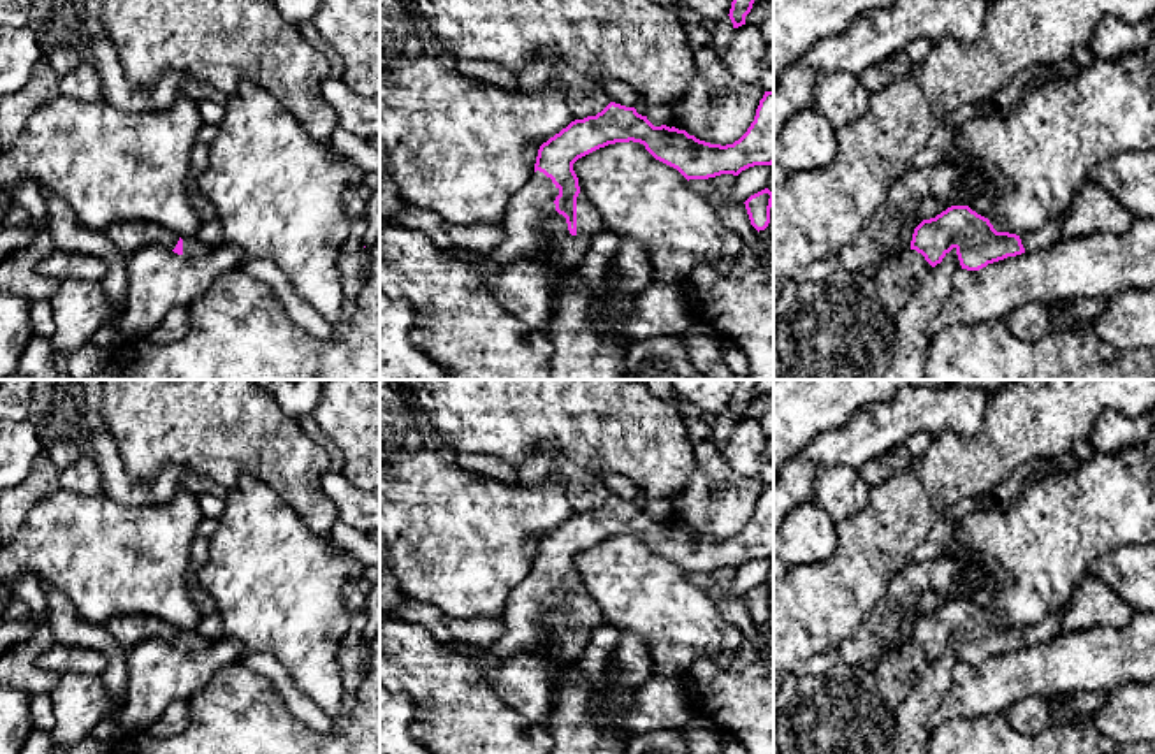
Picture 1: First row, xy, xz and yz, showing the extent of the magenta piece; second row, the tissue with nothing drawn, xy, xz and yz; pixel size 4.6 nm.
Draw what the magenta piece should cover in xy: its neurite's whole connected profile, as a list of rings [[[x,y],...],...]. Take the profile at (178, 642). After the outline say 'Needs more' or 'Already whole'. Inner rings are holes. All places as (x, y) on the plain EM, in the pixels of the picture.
[[[120,615],[105,624],[113,640],[123,650],[132,650],[148,638],[162,638],[178,649],[183,649],[185,631],[155,615]]]. Needs more

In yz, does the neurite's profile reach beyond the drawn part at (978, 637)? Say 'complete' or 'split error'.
split error

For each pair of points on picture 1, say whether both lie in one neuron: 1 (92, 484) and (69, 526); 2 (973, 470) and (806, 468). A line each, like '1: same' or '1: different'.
1: different
2: different

